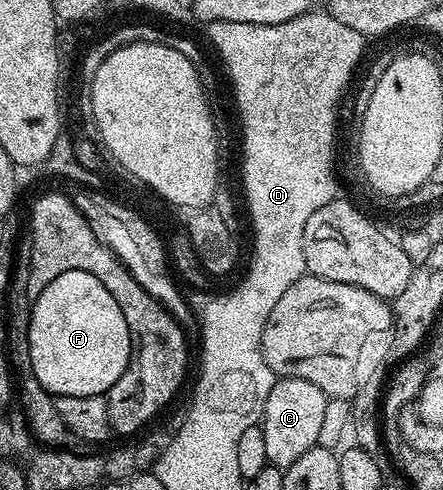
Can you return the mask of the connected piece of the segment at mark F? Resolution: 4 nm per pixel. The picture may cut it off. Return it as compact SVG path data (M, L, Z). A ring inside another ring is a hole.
M65 271L40 293L28 325L29 359L41 387L56 398L97 396L121 379L131 358L131 332L117 307L117 299L105 291L105 283L89 271Z

